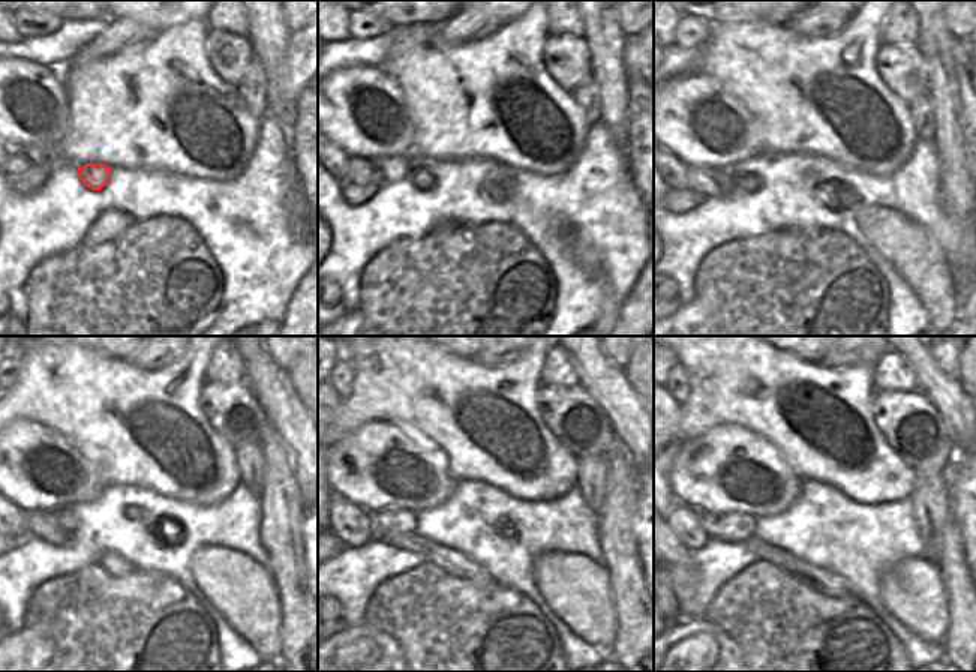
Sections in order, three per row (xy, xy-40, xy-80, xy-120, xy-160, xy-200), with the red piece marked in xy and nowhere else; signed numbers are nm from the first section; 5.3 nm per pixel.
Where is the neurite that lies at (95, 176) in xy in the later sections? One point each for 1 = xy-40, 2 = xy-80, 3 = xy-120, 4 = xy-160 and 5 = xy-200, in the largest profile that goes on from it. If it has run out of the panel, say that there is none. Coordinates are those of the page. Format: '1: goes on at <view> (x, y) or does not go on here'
1: goes on at xy-40 (420, 177)
2: goes on at xy-80 (750, 183)
3: goes on at xy-120 (66, 518)
4: goes on at xy-160 (404, 521)
5: goes on at xy-200 (730, 527)

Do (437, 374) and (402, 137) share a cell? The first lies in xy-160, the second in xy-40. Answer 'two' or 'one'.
two

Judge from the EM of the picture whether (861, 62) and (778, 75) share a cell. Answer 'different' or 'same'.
same

